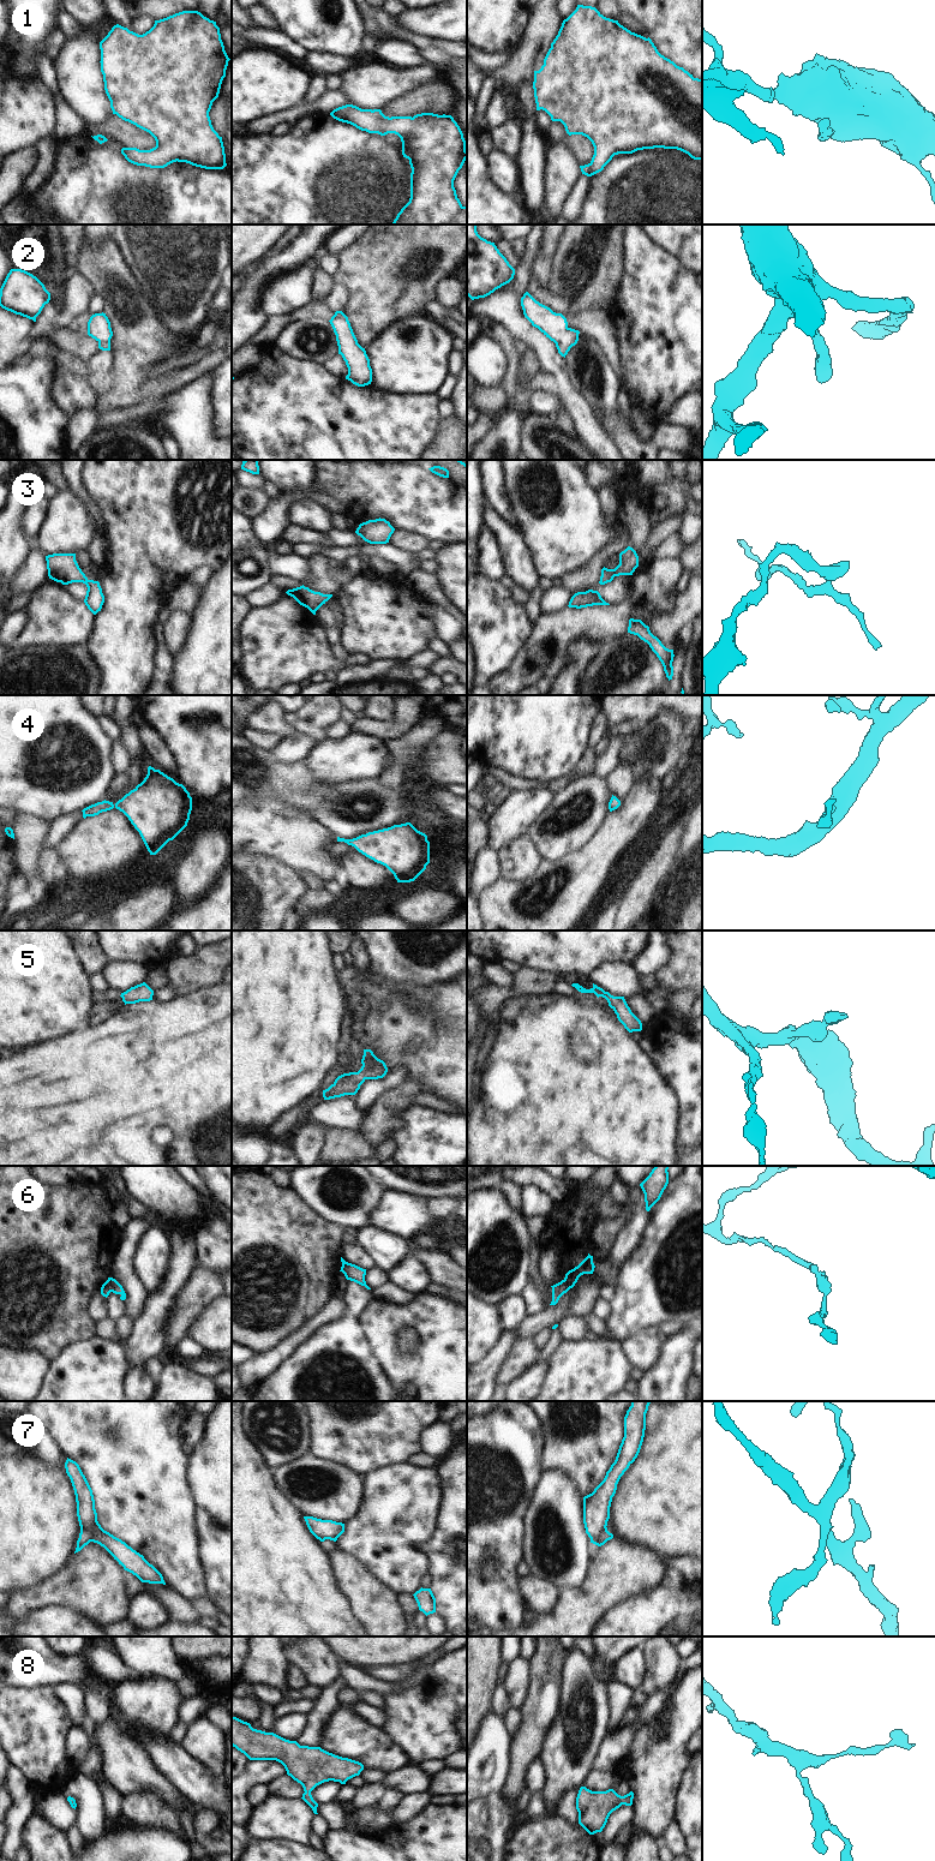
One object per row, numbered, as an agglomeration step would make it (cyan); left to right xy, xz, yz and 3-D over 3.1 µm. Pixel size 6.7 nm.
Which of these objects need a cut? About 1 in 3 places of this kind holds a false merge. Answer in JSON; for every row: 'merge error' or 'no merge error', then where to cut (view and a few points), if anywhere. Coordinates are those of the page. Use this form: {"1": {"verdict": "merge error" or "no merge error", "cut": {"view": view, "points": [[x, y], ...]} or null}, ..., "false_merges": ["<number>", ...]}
{"1": {"verdict": "no merge error", "cut": null}, "2": {"verdict": "no merge error", "cut": null}, "3": {"verdict": "no merge error", "cut": null}, "4": {"verdict": "no merge error", "cut": null}, "5": {"verdict": "no merge error", "cut": null}, "6": {"verdict": "merge error", "cut": {"view": "xy", "points": [[107, 1280], [112, 1291]]}}, "7": {"verdict": "merge error", "cut": {"view": "yz", "points": [[605, 1526], [600, 1535], [591, 1541]]}}, "8": {"verdict": "no merge error", "cut": null}, "false_merges": ["6", "7"]}

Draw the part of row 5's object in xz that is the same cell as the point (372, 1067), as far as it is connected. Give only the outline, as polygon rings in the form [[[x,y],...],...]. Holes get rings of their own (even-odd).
[[[364,1049],[361,1064],[358,1072],[338,1076],[328,1089],[323,1090],[324,1100],[355,1095],[366,1079],[383,1078],[388,1072],[385,1063],[378,1059],[371,1049]]]

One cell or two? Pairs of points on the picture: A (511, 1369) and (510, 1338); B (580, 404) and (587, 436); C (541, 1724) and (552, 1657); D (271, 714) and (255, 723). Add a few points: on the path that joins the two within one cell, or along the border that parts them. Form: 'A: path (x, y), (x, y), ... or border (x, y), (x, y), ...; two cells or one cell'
A: border (520, 1338), (497, 1375); two cells
B: path (581, 412), (587, 428); one cell
C: path (541, 1707), (546, 1674); one cell
D: path (268, 718), (258, 720); one cell

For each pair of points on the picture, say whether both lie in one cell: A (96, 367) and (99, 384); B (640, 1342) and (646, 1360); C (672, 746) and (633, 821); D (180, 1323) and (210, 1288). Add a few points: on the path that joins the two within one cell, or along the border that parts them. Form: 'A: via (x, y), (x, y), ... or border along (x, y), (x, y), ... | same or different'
A: via (99, 371), (99, 381) | same
B: via (640, 1347), (643, 1356) | same
C: border along (635, 783), (648, 785), (663, 784), (670, 791) | different
D: via (183, 1314), (201, 1294) | same

